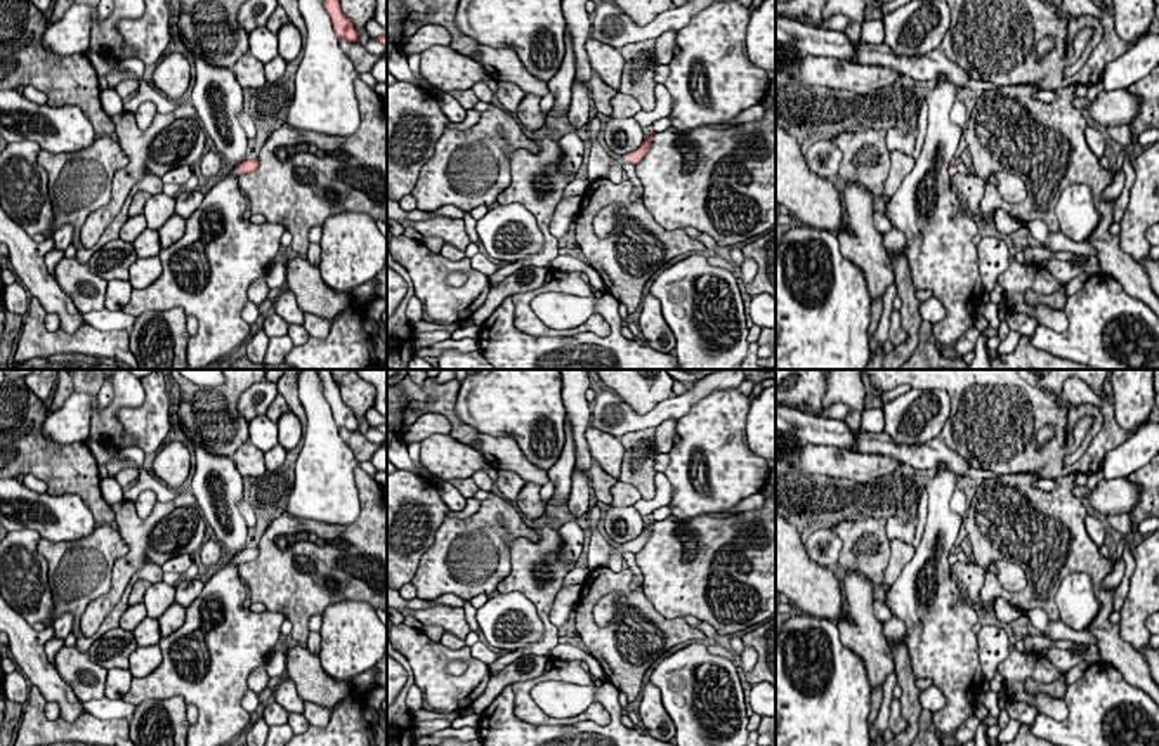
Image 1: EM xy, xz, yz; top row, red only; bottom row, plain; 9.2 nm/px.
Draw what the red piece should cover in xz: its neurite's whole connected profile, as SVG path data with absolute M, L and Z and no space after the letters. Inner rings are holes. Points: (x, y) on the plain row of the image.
M647 524L638 538L614 548L614 552L609 557L607 567L611 571L623 571L625 566L626 566L625 559L623 559L623 553L625 552L637 553L645 545L645 541L649 540L651 529L652 529L652 524Z

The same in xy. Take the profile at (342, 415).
M316 370L323 382L323 394L331 408L333 420L338 429L357 430L357 420L350 408L347 408L340 397L340 389L333 382L330 370Z

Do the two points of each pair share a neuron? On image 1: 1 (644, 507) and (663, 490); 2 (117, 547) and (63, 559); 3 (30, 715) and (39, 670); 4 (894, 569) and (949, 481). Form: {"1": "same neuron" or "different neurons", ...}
{"1": "same neuron", "2": "same neuron", "3": "different neurons", "4": "different neurons"}

